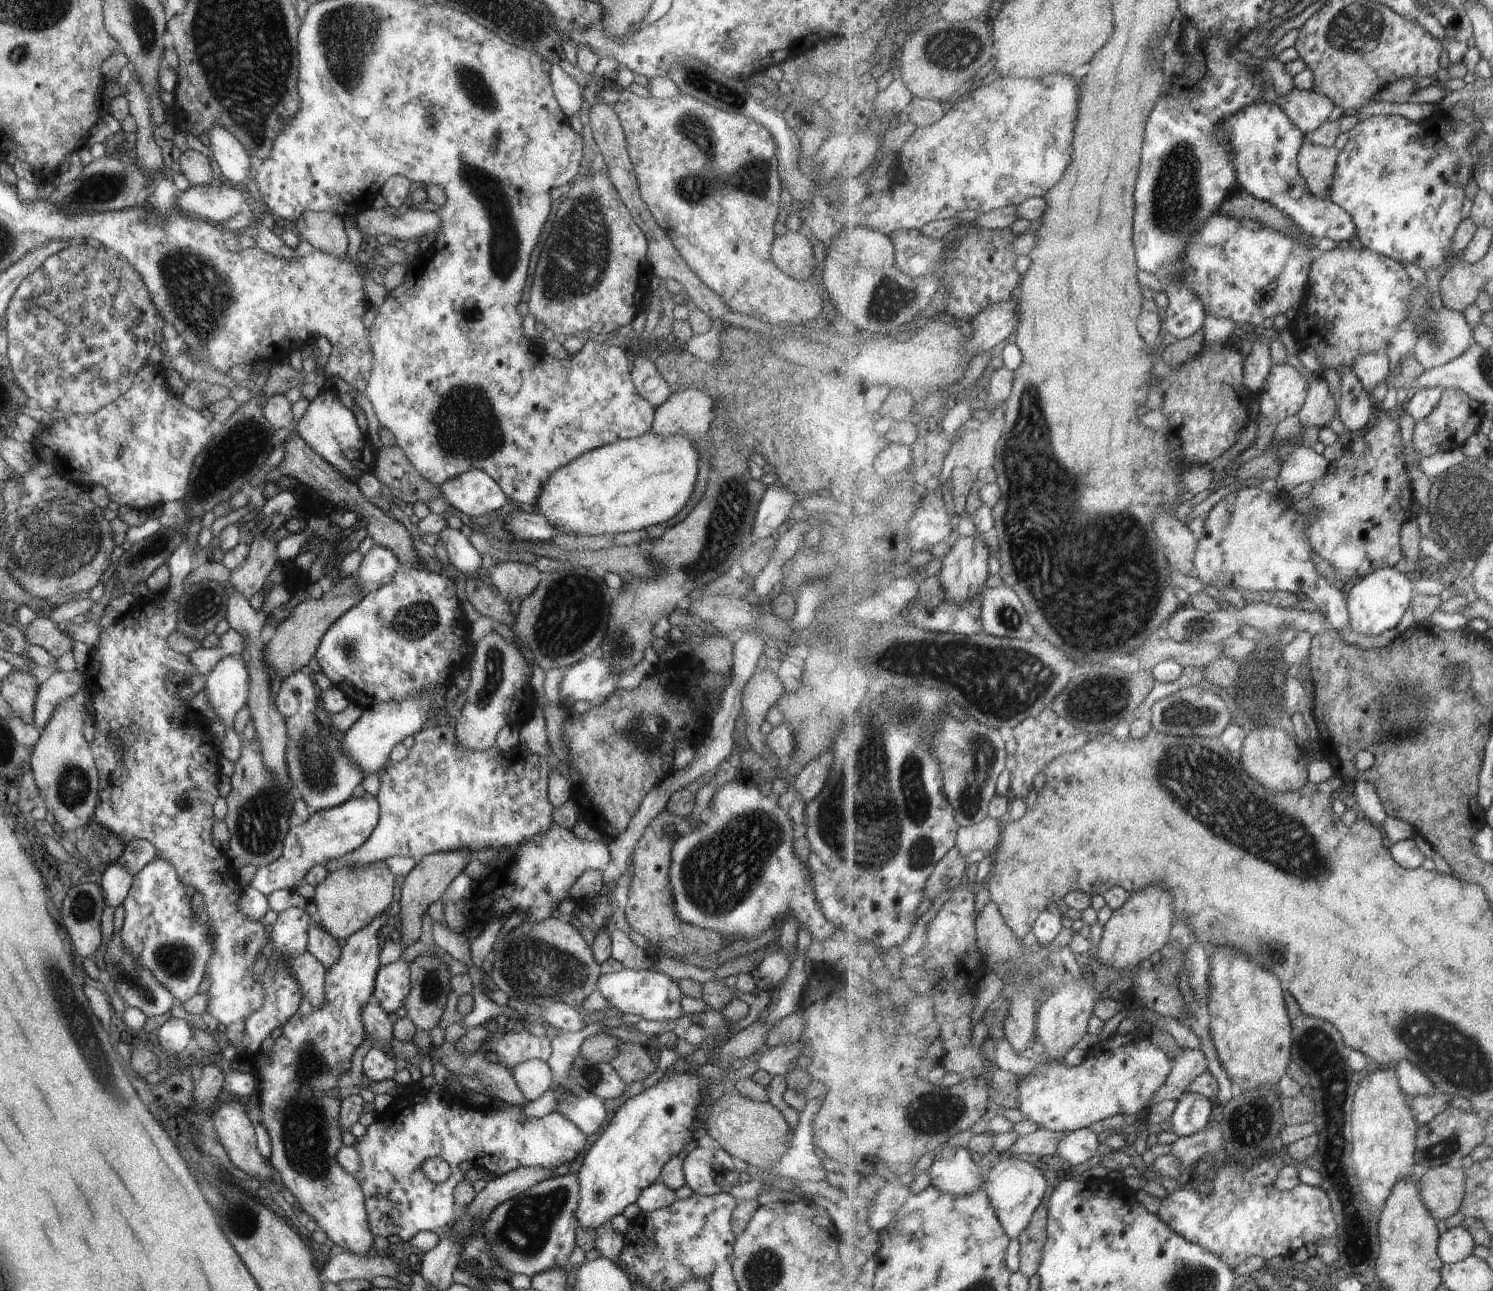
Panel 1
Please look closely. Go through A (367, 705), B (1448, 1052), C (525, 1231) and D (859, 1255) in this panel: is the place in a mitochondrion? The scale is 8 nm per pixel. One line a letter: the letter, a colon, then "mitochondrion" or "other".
A: other
B: mitochondrion
C: mitochondrion
D: other

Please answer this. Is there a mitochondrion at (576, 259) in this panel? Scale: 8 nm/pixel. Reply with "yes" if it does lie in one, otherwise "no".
yes

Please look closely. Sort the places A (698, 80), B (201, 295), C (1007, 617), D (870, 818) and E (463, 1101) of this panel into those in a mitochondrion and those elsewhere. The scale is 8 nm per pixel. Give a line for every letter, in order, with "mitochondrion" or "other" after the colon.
A: mitochondrion
B: mitochondrion
C: mitochondrion
D: mitochondrion
E: other

